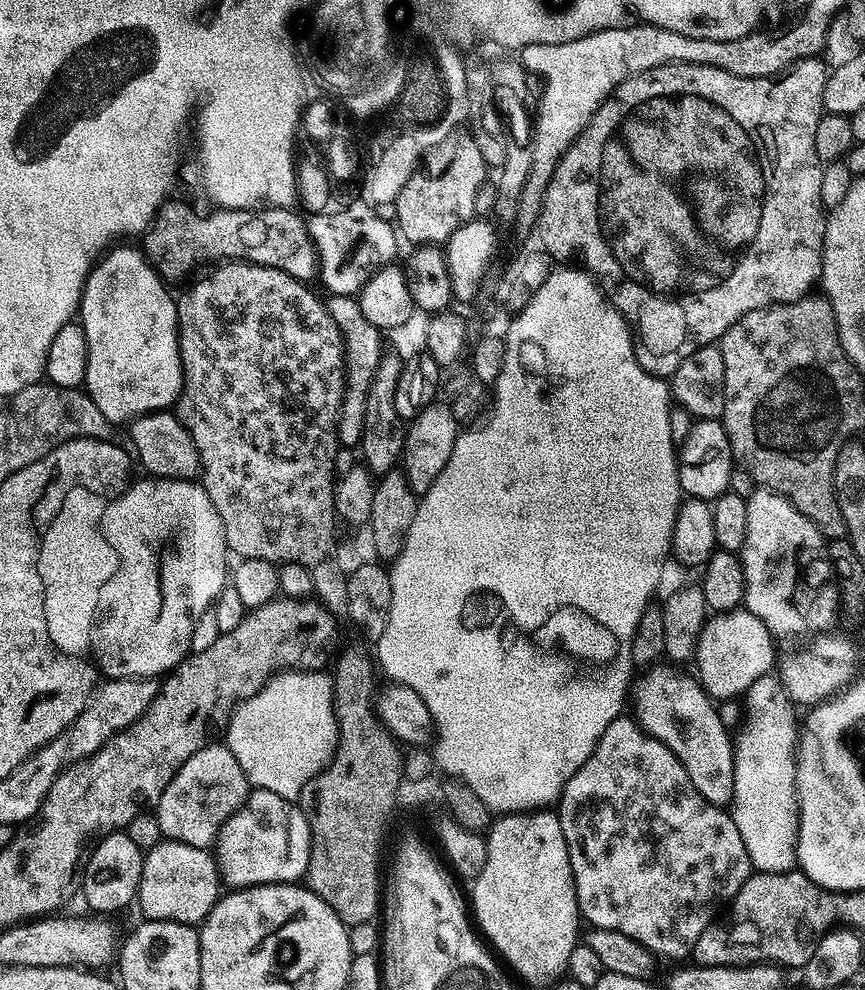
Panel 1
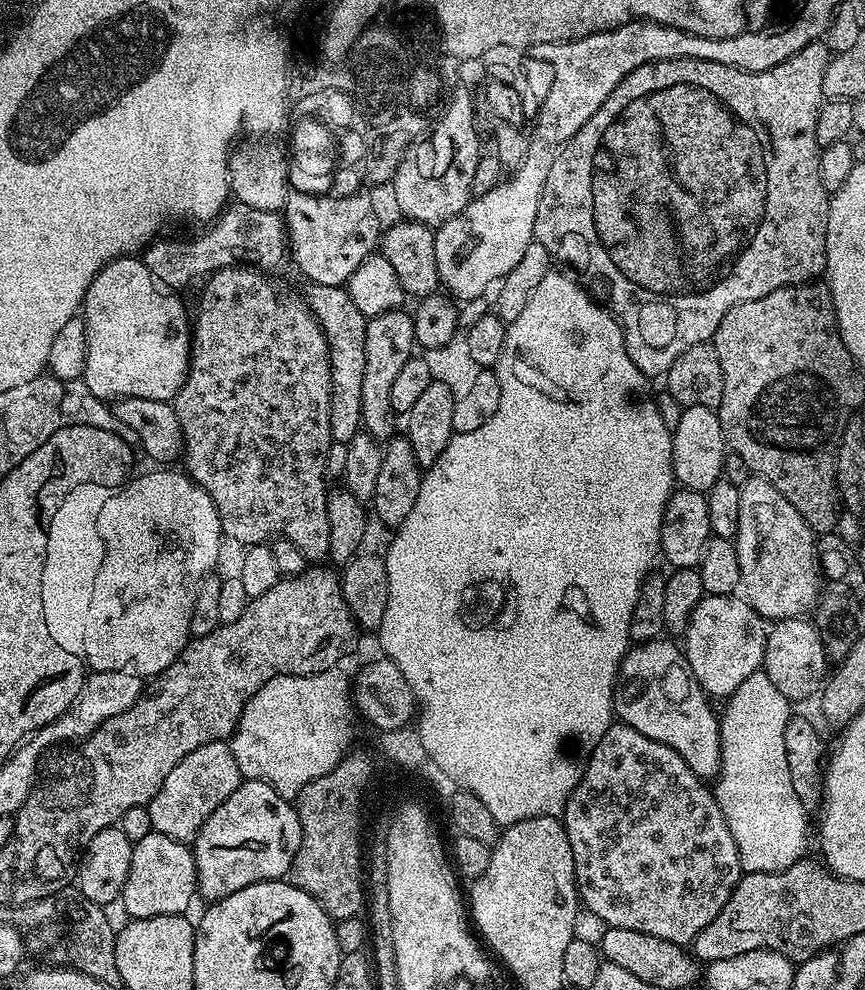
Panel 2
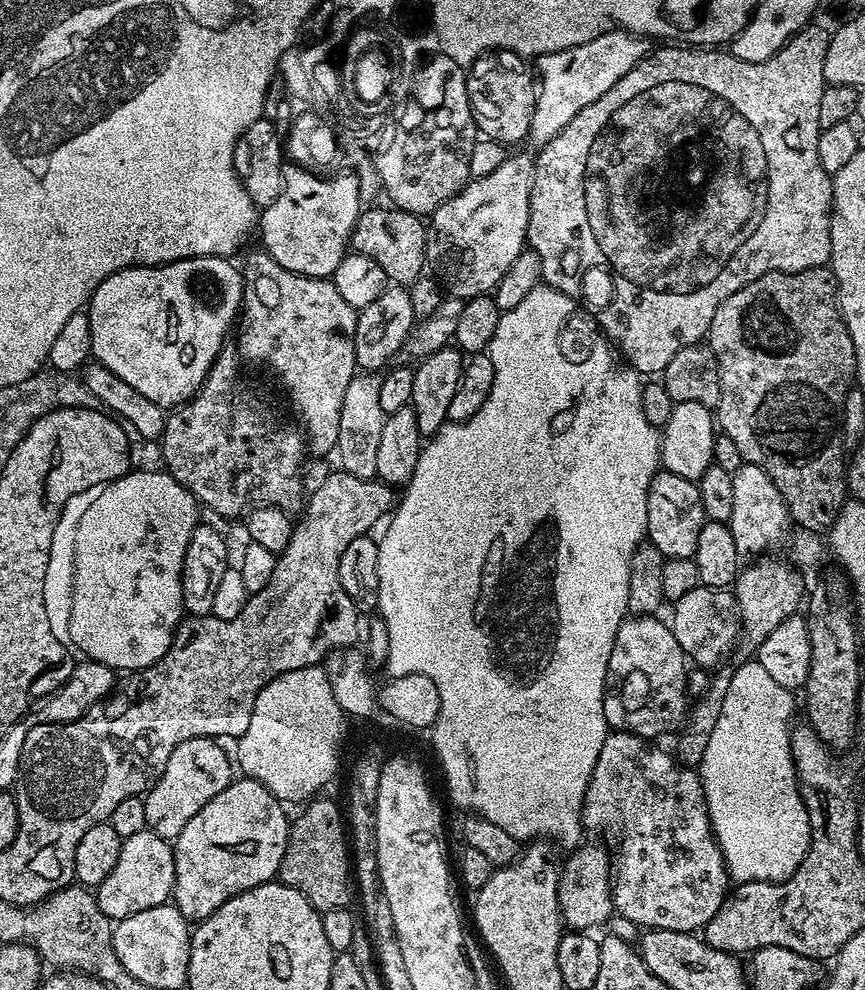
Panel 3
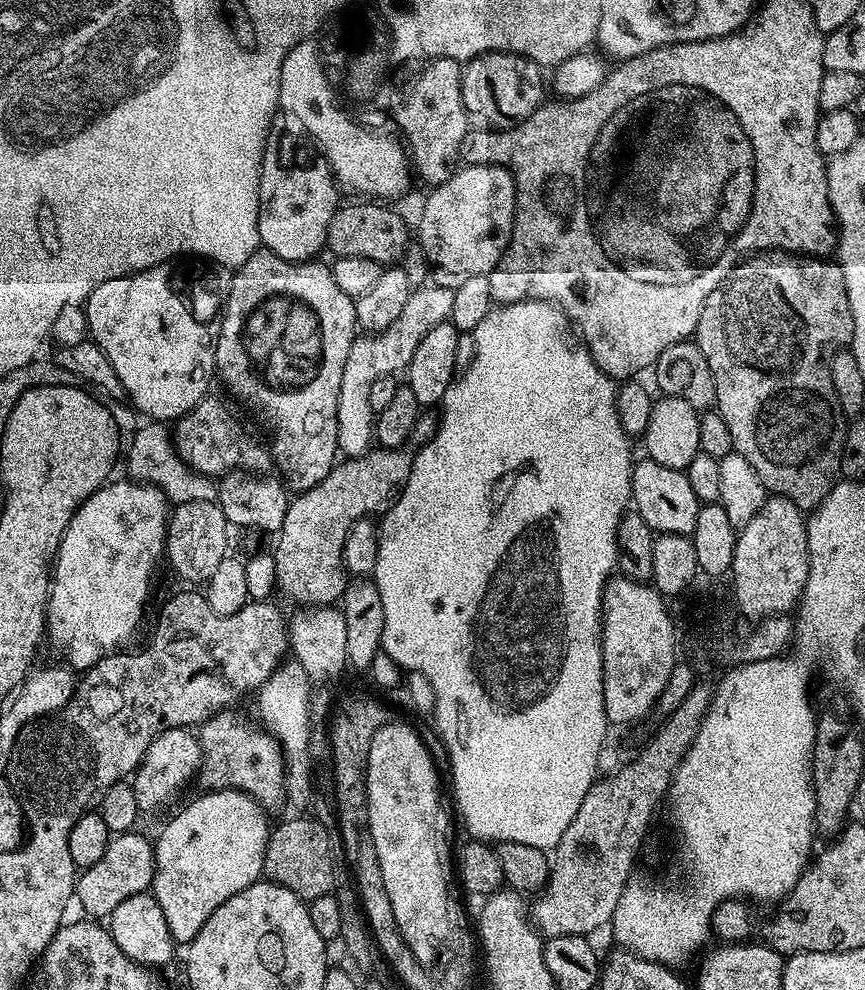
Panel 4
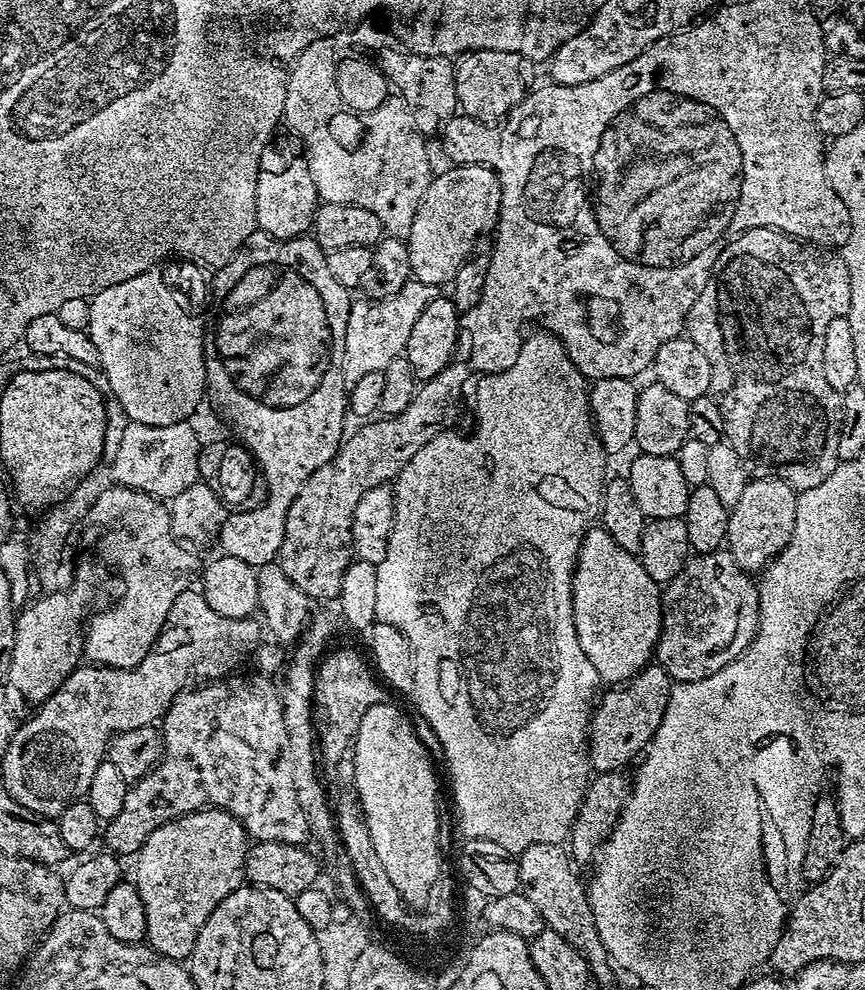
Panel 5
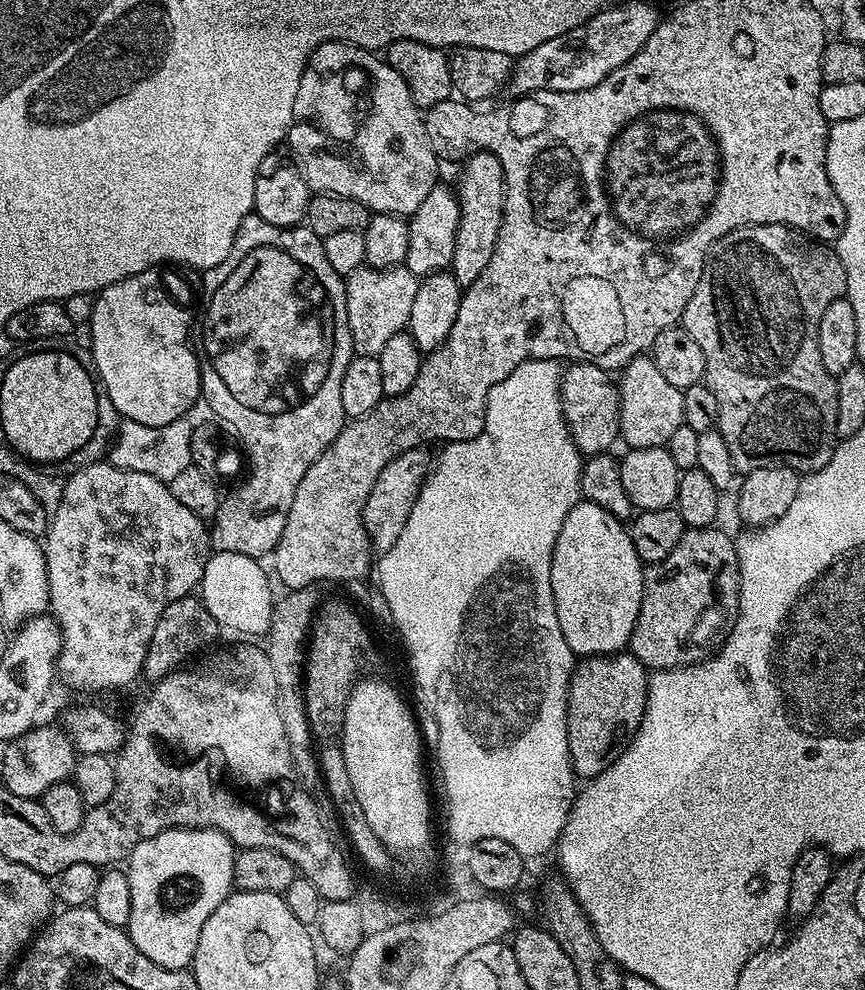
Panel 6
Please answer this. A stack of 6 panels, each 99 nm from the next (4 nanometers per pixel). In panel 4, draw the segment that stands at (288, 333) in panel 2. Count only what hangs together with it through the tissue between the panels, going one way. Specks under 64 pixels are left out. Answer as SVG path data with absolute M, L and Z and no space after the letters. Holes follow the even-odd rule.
M205 398L195 404L185 416L175 421L174 451L195 471L207 478L224 478L237 470L248 474L264 474L274 461L269 445L259 444L244 429L244 424L224 404Z

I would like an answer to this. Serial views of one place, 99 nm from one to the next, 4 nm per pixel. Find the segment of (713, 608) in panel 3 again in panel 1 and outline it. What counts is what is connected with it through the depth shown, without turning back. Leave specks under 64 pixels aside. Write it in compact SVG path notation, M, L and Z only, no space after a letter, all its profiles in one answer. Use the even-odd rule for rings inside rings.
M748 609L713 615L704 626L694 657L695 663L698 662L701 687L714 700L723 702L741 697L758 678L775 669L774 643L776 640L769 628Z

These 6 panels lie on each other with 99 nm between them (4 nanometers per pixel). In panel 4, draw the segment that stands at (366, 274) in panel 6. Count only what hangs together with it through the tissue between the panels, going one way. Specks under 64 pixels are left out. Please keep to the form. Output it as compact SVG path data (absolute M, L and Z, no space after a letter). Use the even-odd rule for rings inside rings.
M417 287L402 314L394 318L390 327L375 334L357 335L353 340L346 358L346 370L342 370L342 386L338 390L338 449L345 457L363 456L373 447L374 413L370 406L370 386L374 386L378 378L403 373L426 334L430 334L434 326L445 323L453 310L453 289Z

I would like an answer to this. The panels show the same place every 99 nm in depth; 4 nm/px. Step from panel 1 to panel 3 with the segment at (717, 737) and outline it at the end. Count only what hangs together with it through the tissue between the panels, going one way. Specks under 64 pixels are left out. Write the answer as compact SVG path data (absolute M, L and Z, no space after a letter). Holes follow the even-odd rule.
M629 615L618 626L618 638L614 638L614 650L610 650L608 673L604 683L604 713L609 729L617 732L633 732L635 736L656 738L663 732L671 733L683 725L690 707L688 700L688 672L684 669L685 652L678 644L669 625L656 620L655 615Z

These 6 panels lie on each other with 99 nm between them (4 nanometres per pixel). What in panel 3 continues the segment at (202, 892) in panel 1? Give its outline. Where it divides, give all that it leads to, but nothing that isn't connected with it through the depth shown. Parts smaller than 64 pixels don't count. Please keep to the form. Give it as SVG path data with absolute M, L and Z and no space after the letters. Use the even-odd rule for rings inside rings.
M147 830L123 837L118 862L114 862L114 870L110 870L103 882L94 888L102 914L115 922L130 914L138 914L138 910L150 910L150 906L169 903L174 890L172 850L173 845L169 841Z

